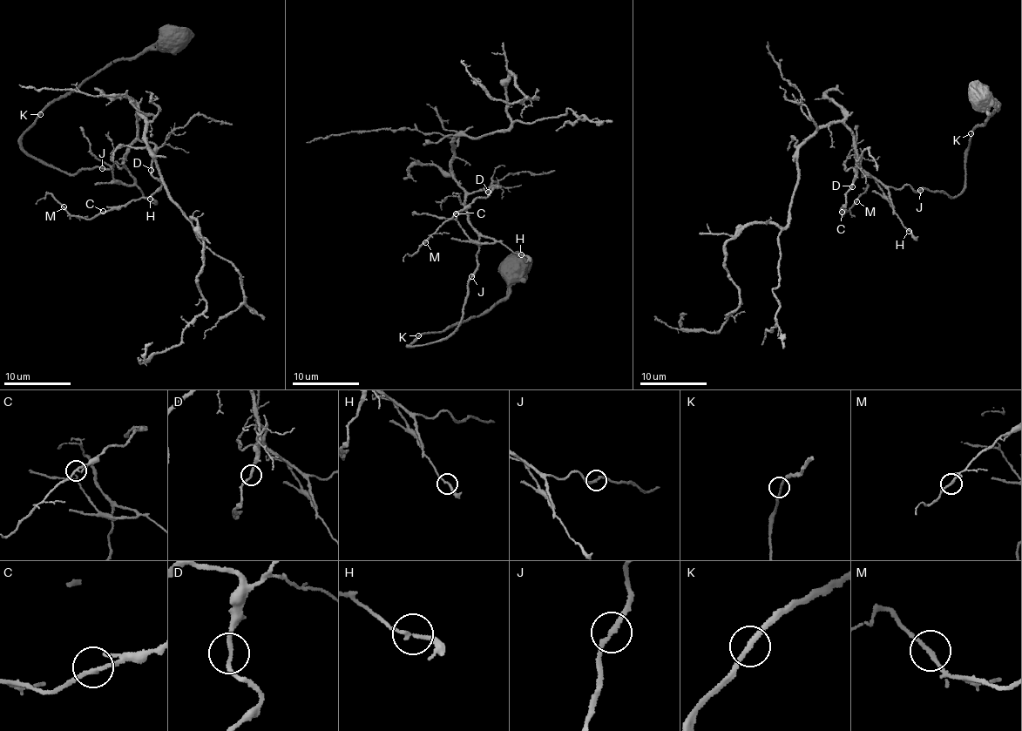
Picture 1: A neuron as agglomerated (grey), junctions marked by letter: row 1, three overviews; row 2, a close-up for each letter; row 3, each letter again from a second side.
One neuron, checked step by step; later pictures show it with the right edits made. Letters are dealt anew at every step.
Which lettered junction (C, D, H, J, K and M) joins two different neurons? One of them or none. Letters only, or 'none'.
none

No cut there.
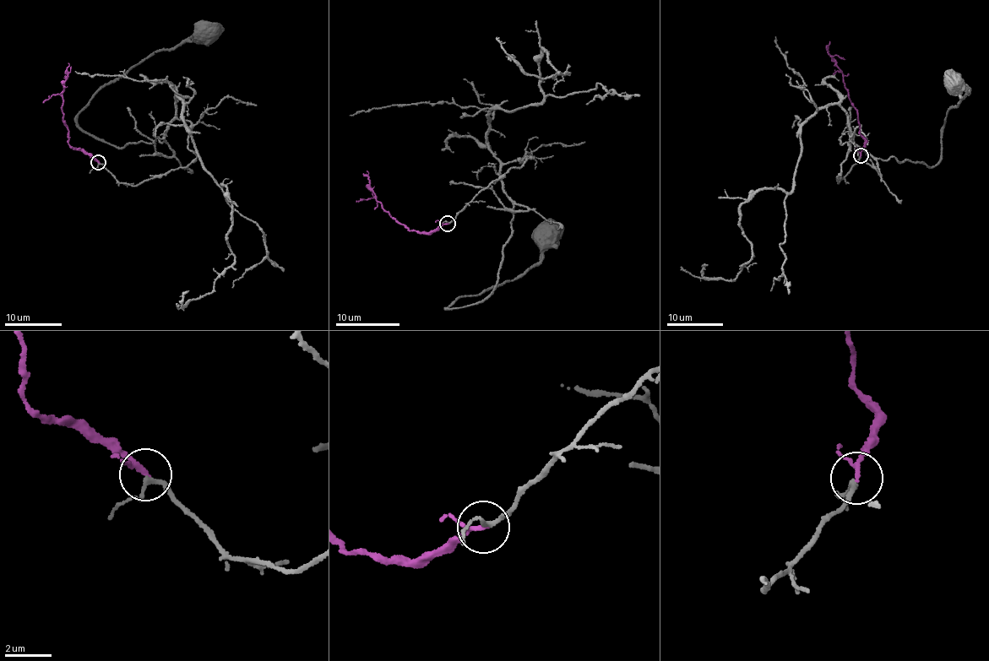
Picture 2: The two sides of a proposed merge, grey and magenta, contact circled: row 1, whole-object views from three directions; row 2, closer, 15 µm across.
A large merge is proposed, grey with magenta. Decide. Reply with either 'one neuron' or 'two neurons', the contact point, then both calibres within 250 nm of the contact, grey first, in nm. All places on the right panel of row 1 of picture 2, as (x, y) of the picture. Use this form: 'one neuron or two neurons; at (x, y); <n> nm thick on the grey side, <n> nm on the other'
one neuron; at (861, 155); 170 nm thick on the grey side, 150 nm on the other

